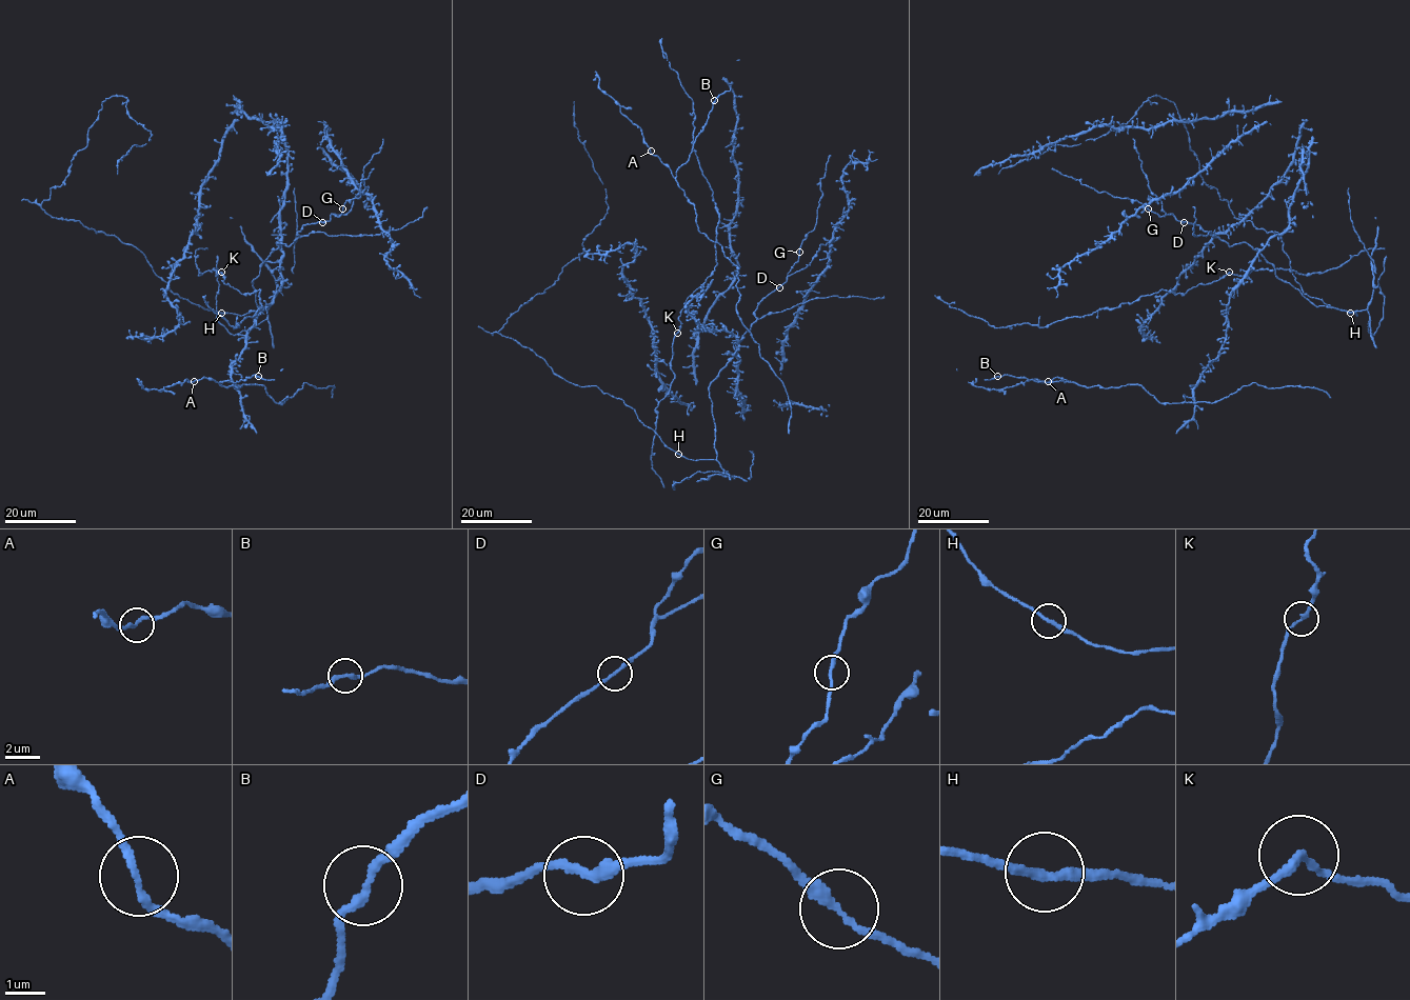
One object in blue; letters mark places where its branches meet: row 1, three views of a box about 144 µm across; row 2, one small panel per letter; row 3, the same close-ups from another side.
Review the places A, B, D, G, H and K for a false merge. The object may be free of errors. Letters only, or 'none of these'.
none of these

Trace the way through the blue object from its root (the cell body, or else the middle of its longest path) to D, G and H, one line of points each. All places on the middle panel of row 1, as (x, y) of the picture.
D: (675, 483), (673, 486), (698, 472), (723, 473), (716, 459), (709, 386), (756, 320), (757, 305), (779, 287)
G: (675, 483), (698, 472), (723, 473), (709, 386), (799, 252)
H: (675, 483), (673, 486), (698, 472), (723, 473), (716, 460), (692, 460), (678, 454)

